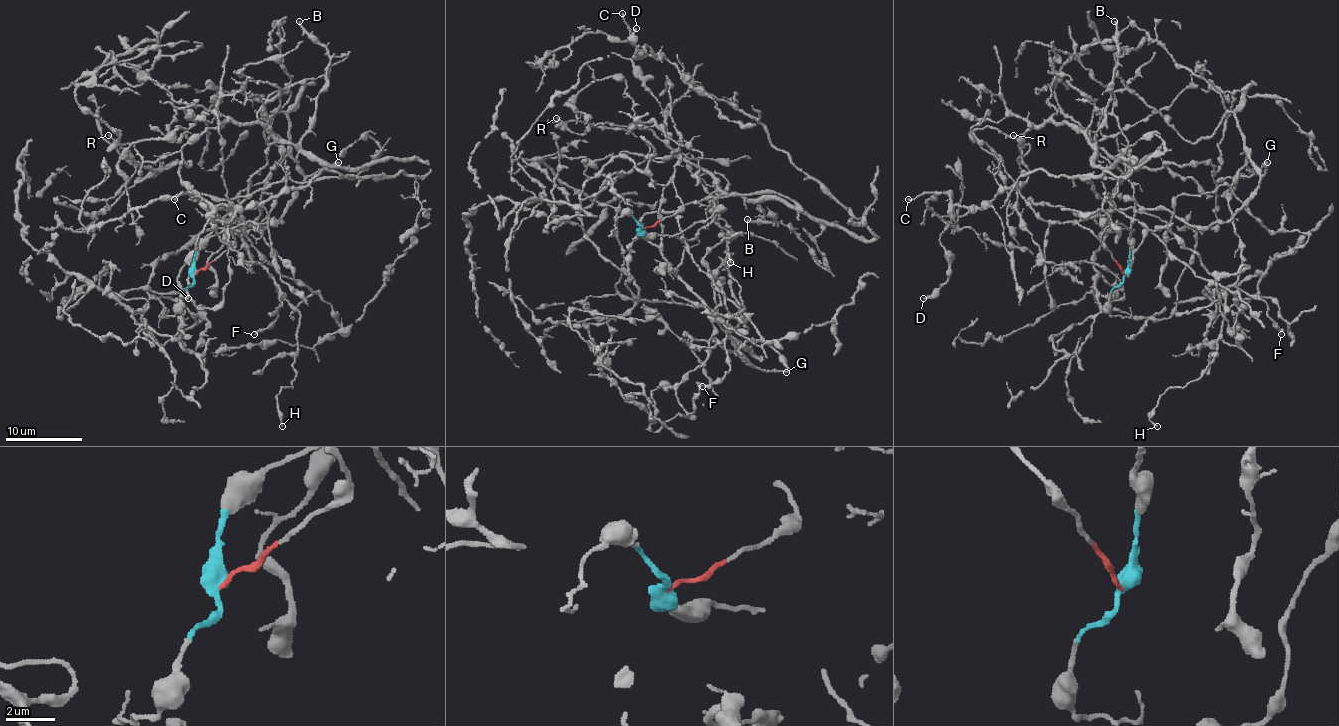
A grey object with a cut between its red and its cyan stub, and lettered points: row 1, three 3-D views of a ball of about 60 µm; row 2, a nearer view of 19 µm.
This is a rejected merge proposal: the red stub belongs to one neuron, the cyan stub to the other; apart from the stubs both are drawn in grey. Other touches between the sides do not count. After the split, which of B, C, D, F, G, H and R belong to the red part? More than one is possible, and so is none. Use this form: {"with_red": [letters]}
{"with_red": ["F", "G", "H"]}

